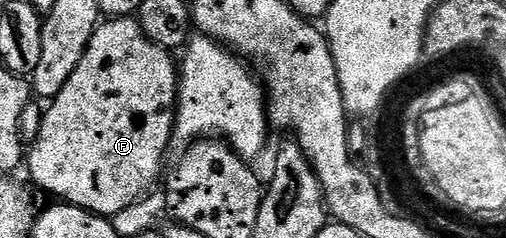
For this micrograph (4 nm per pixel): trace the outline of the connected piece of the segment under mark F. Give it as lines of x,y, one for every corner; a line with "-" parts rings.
132,17
108,19
97,25
94,35
86,47
86,55
82,55
82,63
78,63
74,75
70,75
70,79
66,79
66,87
62,87
62,91
58,91
58,95
51,98
49,105
52,106
48,105
43,110
41,130
36,141
30,145
26,153
26,169
28,165
28,173
32,176
33,183
38,188
53,193
56,196
53,198
59,199
61,202
77,205
79,209
99,213
101,217
109,219
115,217
118,211
141,200
151,190
148,188
159,179
160,164
164,161
164,152
167,151
168,145
173,144
172,130
176,124
176,99
178,96
178,65
175,60
172,62
172,57
173,54
169,50
150,43
150,39
146,39
146,35
140,29
139,20

